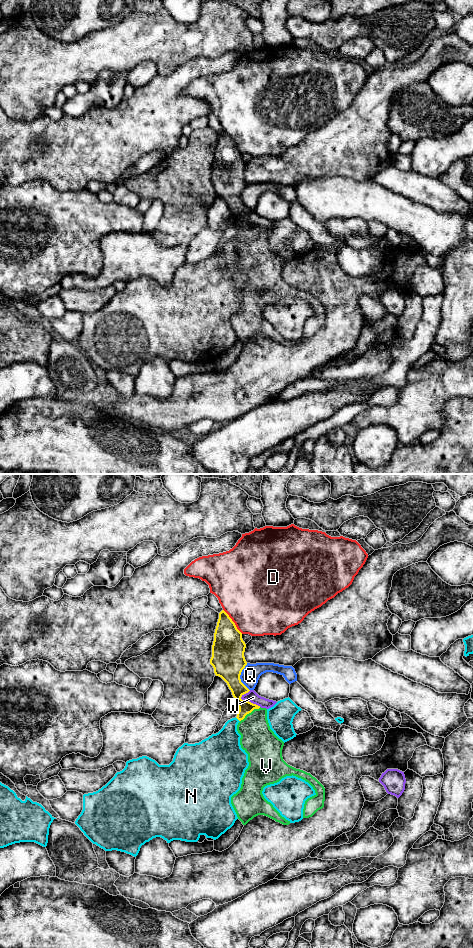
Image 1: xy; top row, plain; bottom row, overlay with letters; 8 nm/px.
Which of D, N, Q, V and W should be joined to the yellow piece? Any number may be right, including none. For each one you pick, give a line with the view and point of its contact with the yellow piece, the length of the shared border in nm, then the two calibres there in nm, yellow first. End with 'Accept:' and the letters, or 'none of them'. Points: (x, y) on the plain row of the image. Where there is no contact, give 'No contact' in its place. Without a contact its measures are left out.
V: Touches yellow at xy (250, 232). Shared border 200 nm. Thickness 120 nm (yellow) against 280 nm
Accept: V

